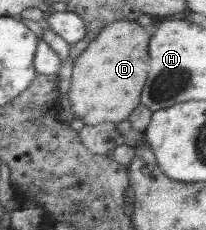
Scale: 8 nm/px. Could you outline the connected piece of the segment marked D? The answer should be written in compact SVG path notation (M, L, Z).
M115 20L91 40L85 53L74 62L69 96L78 117L88 125L103 122L118 124L130 116L138 107L139 93L150 73L149 30L136 20Z

